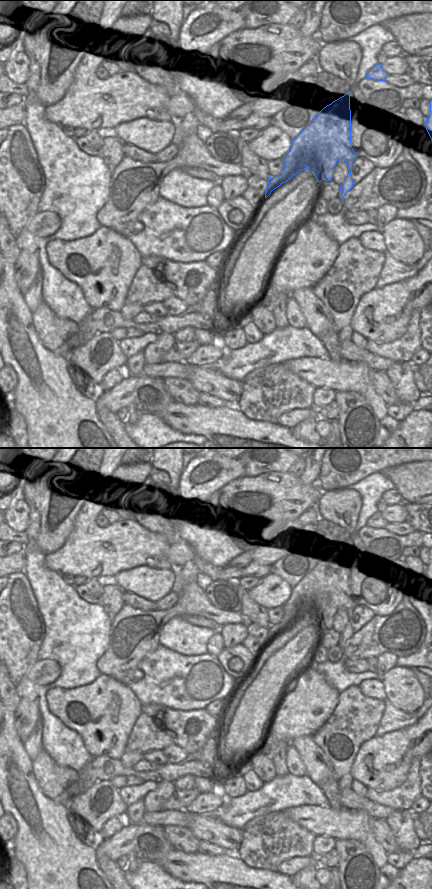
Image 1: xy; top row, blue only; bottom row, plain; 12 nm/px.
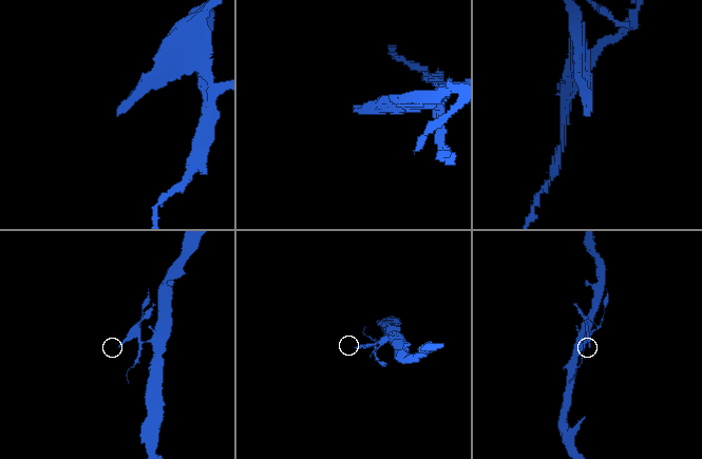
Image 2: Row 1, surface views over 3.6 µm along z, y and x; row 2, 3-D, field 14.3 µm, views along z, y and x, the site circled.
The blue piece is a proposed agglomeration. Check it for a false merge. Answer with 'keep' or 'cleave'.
keep

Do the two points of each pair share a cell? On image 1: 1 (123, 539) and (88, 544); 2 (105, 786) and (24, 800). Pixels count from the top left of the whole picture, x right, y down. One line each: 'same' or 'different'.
1: same
2: different

